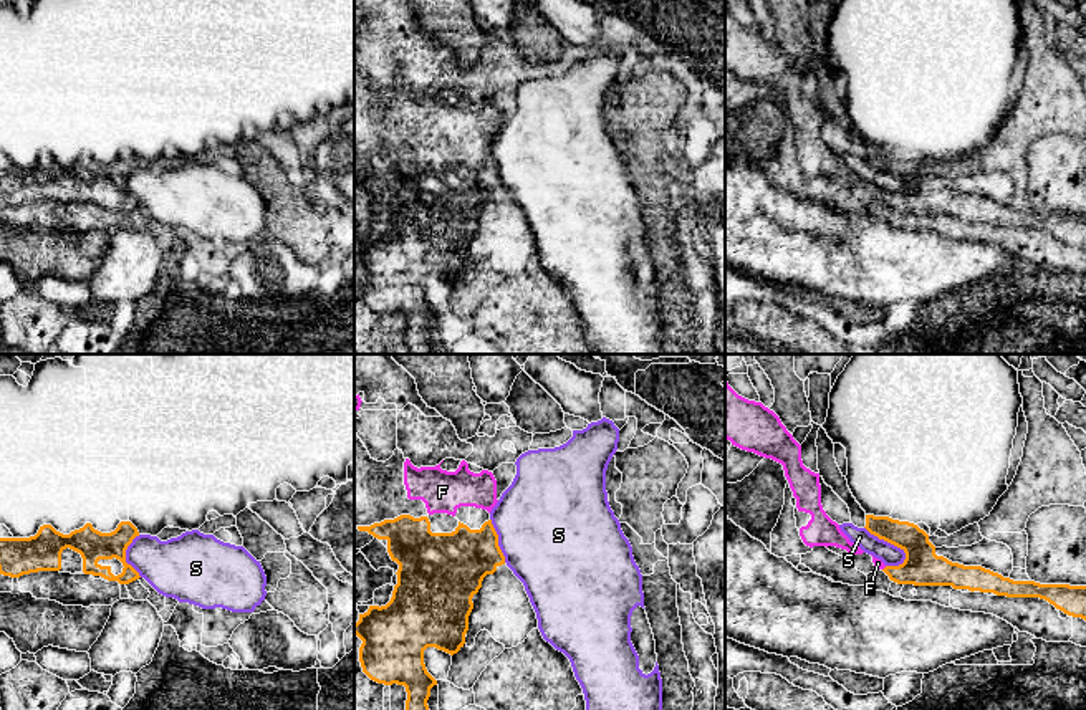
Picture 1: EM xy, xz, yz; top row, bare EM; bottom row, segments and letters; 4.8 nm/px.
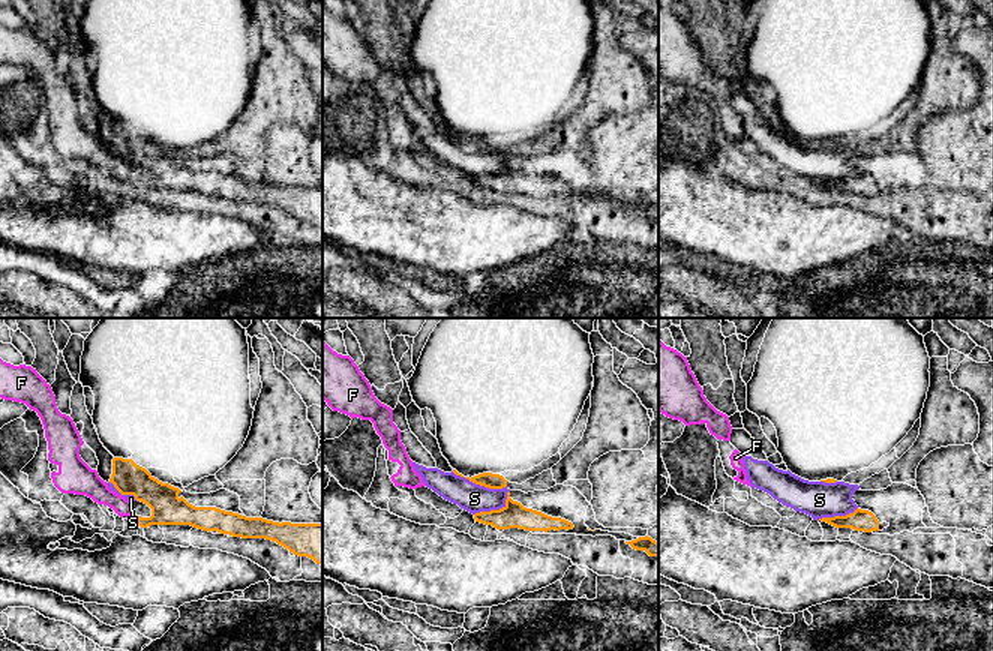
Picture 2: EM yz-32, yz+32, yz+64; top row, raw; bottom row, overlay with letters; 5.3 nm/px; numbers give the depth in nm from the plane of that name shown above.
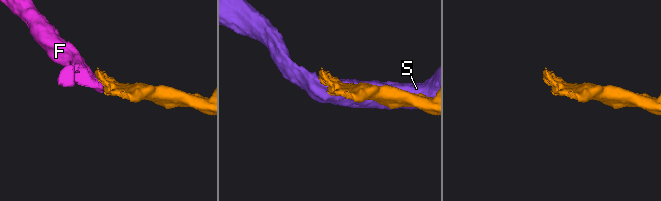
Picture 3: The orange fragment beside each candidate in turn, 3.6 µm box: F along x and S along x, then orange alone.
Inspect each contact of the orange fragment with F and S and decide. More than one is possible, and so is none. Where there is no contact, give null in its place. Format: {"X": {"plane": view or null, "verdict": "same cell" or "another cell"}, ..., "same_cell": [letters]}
{"F": {"plane": "yz", "verdict": "same cell"}, "S": {"plane": "yz", "verdict": "another cell"}, "same_cell": ["F"]}

